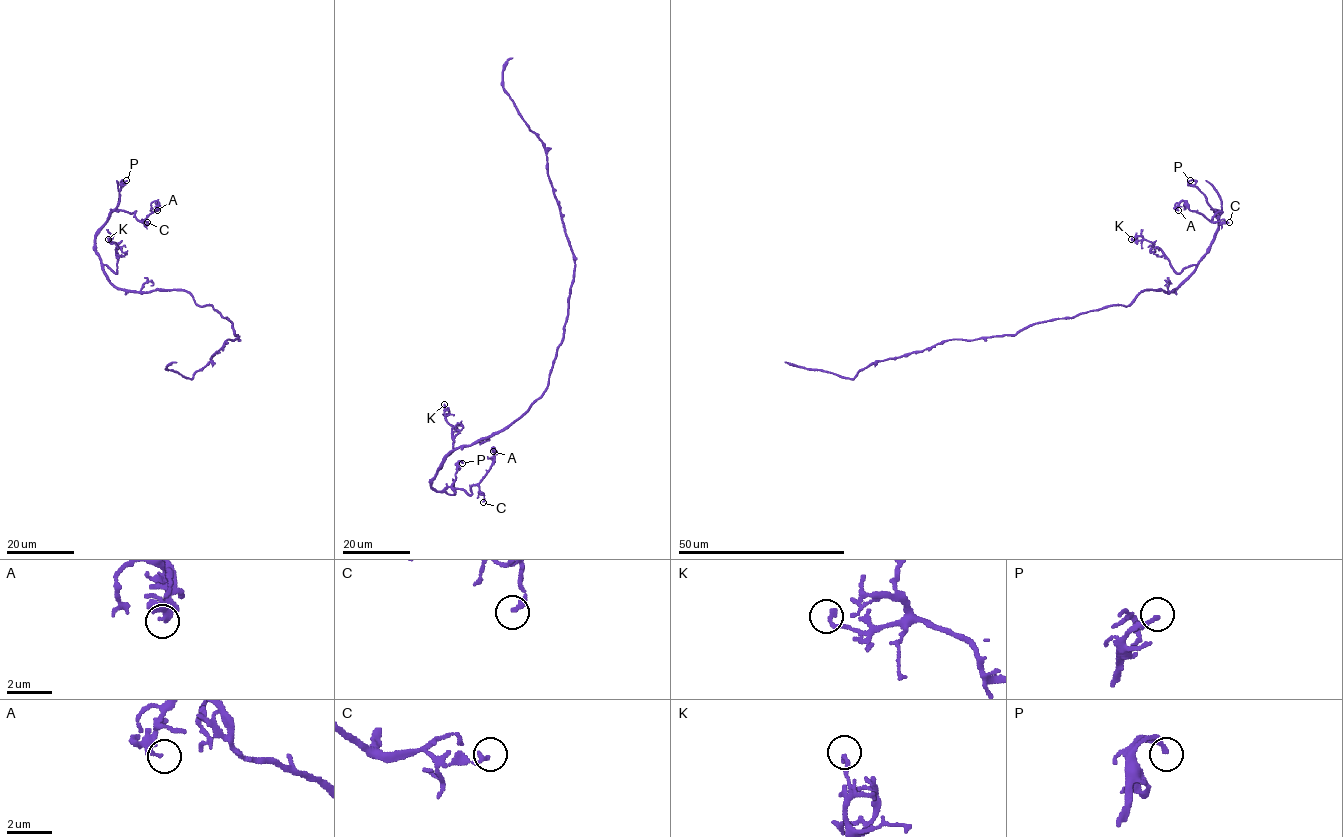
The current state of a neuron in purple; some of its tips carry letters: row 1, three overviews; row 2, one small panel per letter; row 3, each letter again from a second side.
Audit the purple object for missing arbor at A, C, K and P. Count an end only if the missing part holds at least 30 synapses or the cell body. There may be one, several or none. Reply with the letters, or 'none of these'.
none of these

